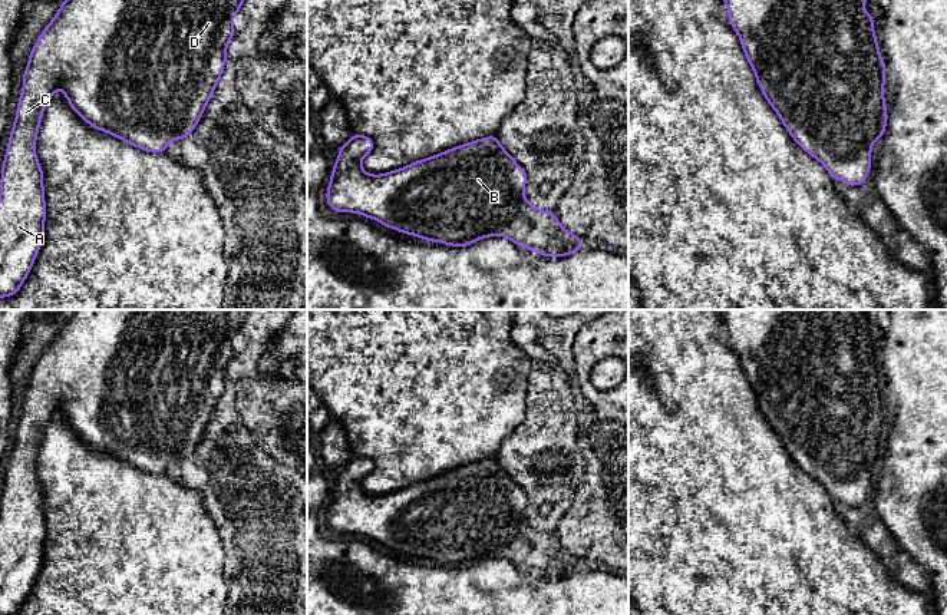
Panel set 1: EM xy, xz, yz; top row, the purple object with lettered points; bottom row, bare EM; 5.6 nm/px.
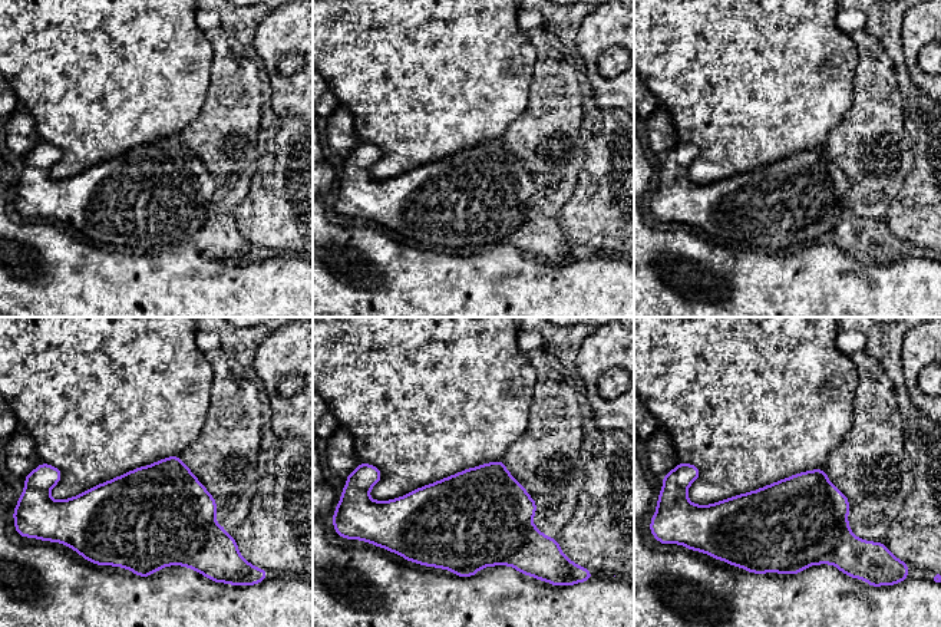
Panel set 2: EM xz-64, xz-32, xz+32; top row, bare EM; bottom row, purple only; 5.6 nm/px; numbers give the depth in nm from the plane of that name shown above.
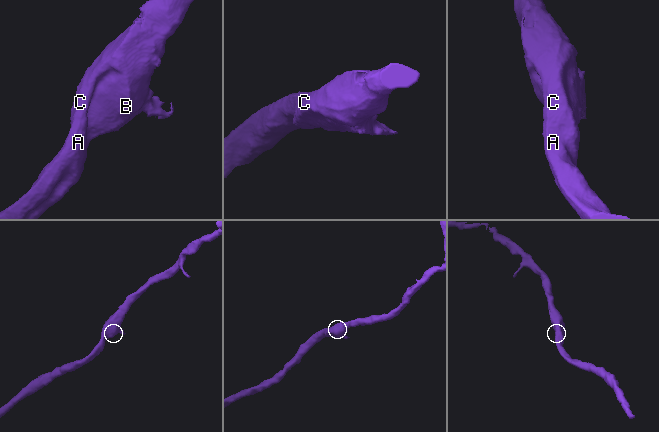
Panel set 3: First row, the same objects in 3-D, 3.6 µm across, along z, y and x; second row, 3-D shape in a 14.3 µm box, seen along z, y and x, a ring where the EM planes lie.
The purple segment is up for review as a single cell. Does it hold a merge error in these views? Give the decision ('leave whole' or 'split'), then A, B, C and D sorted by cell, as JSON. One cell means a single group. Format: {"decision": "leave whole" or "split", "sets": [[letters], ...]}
{"decision": "leave whole", "sets": [["A", "B", "C", "D"]]}

